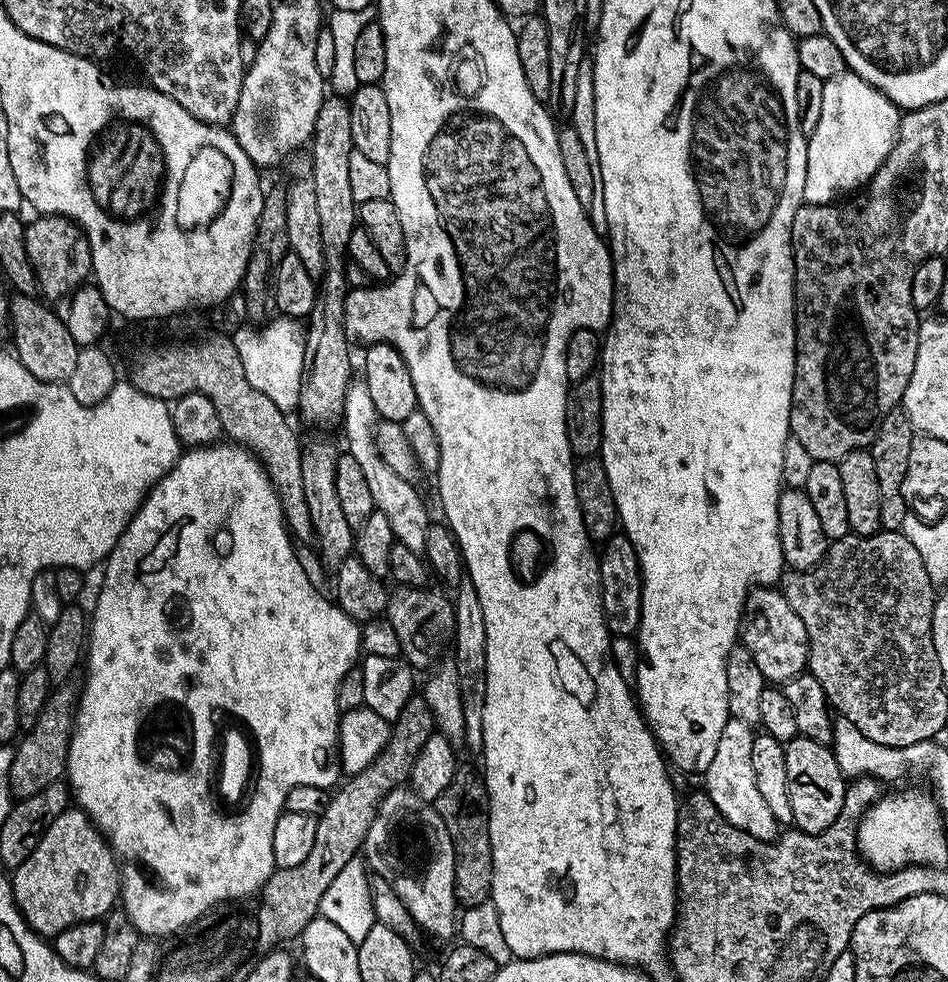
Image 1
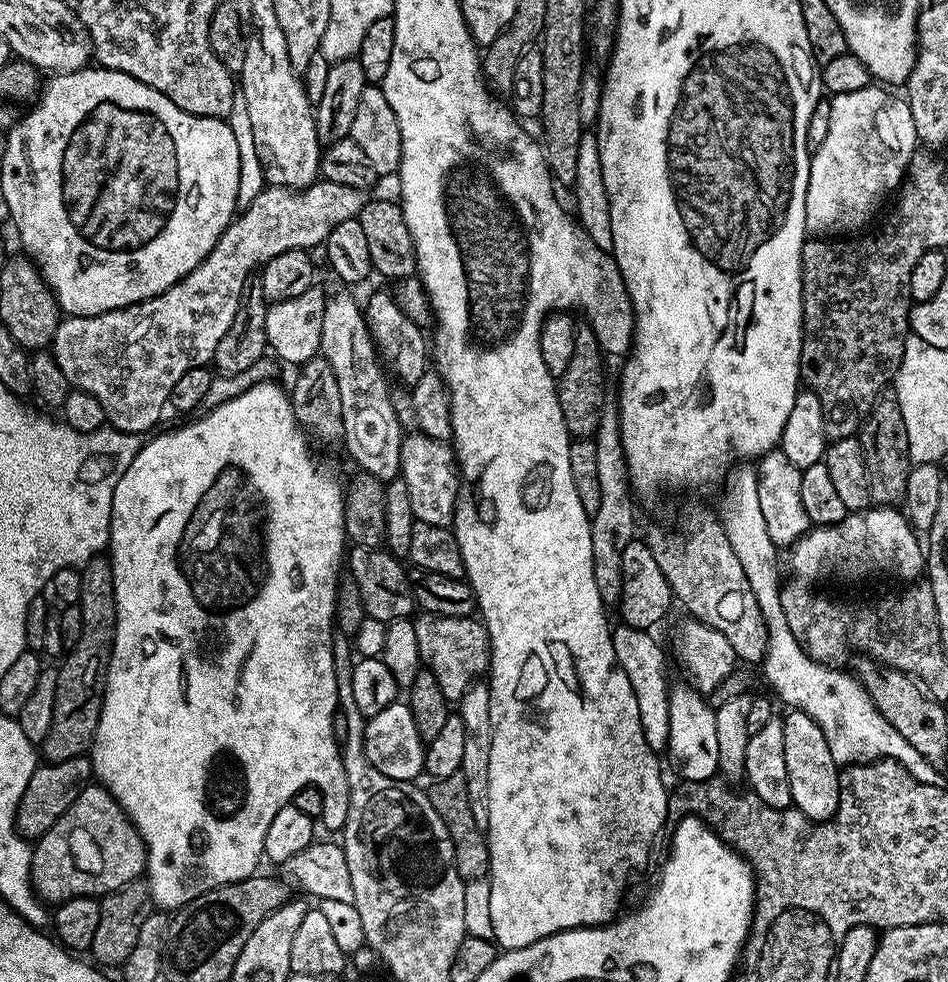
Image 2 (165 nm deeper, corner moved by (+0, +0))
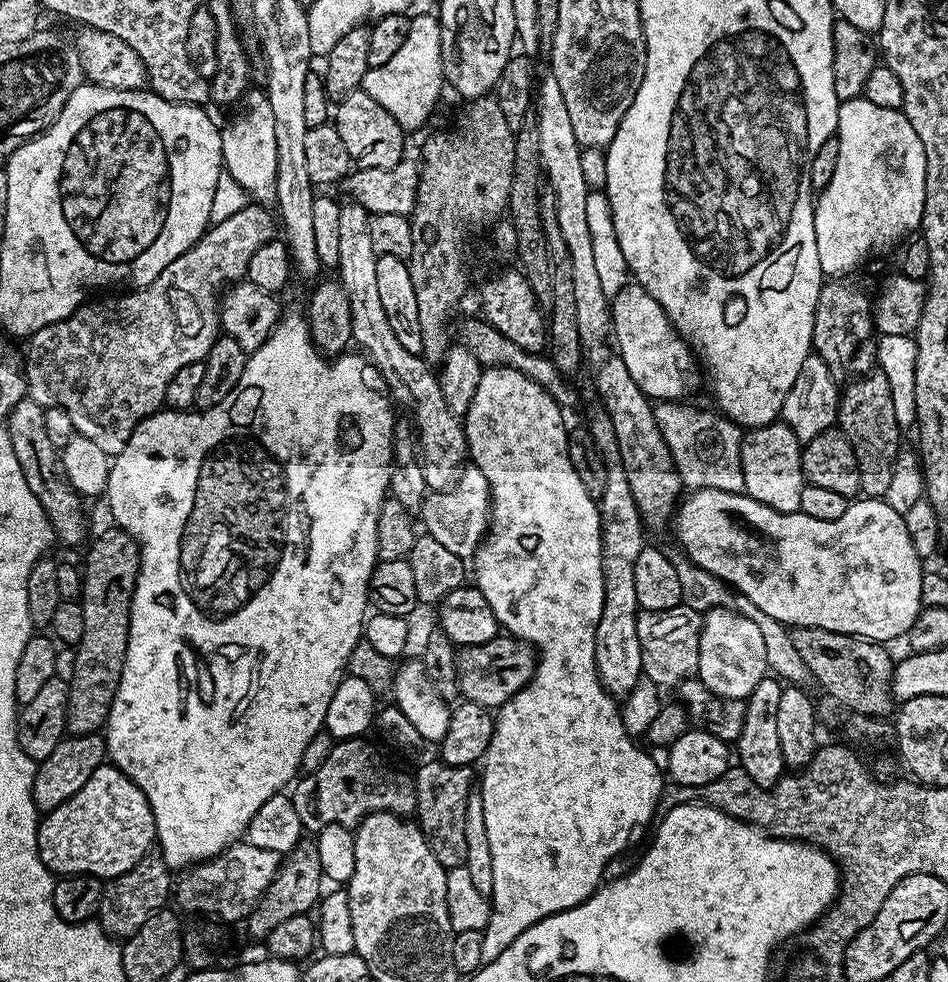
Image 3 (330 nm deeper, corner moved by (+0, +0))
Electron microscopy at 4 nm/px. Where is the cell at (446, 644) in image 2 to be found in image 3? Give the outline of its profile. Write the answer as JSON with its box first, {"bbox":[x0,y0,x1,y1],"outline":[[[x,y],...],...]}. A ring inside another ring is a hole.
{"bbox":[456,634,538,710],"outline":[[[507,634],[490,638],[490,642],[478,646],[463,646],[456,657],[459,695],[464,700],[478,702],[478,706],[496,710],[496,700],[505,704],[530,683],[537,663],[538,653],[532,645]]]}

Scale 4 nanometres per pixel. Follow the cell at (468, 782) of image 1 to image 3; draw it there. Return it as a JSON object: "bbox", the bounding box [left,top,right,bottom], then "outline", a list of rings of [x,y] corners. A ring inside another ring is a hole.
{"bbox":[415,758,474,870],"outline":[[[439,758],[428,760],[417,772],[415,819],[445,870],[463,868],[467,862],[466,804],[474,791],[474,772],[469,766],[450,766]]]}

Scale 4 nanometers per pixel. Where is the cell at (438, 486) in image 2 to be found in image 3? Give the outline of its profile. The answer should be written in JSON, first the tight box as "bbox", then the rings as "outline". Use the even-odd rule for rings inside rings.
{"bbox":[418,462,491,561],"outline":[[[468,462],[465,463],[464,470],[460,474],[460,482],[456,487],[448,492],[429,491],[418,516],[427,535],[434,537],[441,546],[446,546],[453,554],[458,554],[460,560],[467,561],[475,557],[476,547],[480,545],[485,532],[488,531],[491,514],[490,482],[486,482],[486,474],[482,474],[482,470],[478,470],[476,464]]]}

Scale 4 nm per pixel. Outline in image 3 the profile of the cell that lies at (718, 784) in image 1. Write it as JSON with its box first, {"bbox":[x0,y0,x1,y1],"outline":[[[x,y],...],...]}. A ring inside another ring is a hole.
{"bbox":[698,608,769,701],"outline":[[[711,608],[702,616],[698,677],[723,700],[747,701],[748,695],[769,675],[765,641],[757,623],[734,610]]]}

